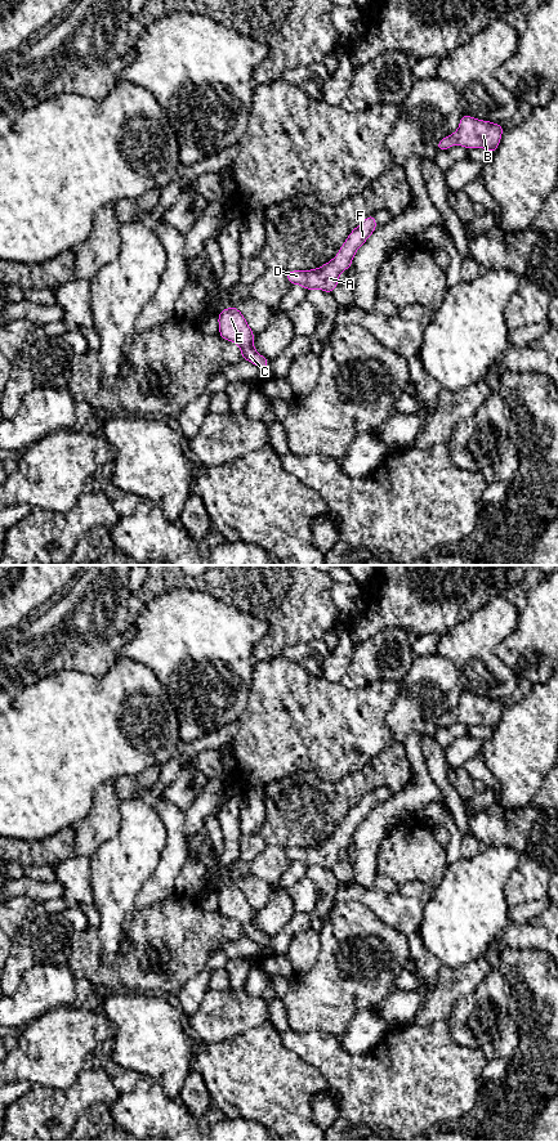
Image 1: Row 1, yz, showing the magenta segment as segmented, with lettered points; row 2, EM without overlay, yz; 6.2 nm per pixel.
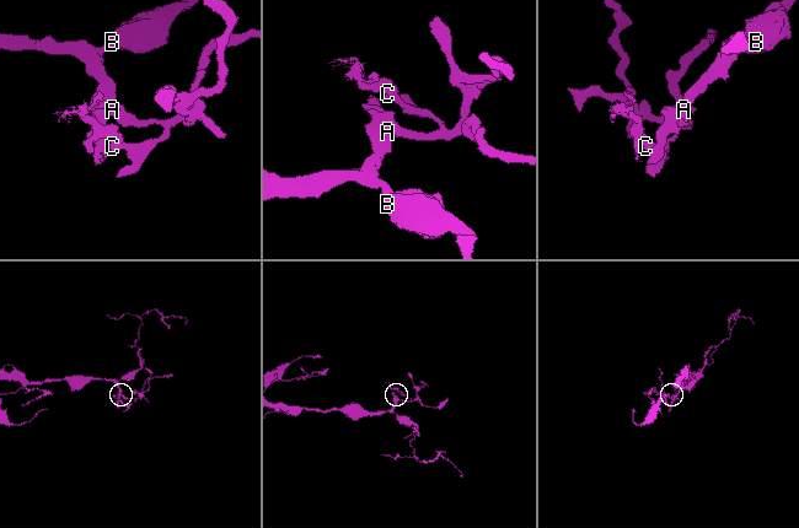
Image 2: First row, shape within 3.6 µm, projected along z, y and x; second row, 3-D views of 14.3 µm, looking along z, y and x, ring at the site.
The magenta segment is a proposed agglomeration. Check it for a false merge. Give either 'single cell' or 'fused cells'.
single cell

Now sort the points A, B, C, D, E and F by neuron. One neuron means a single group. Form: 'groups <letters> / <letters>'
groups A B C D E F

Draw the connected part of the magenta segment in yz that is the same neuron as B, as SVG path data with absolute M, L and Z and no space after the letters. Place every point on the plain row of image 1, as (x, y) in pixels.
M463 691L459 706L451 712L442 715L437 720L437 727L445 727L459 721L468 727L473 725L485 725L494 730L500 721L504 706L503 702Z

